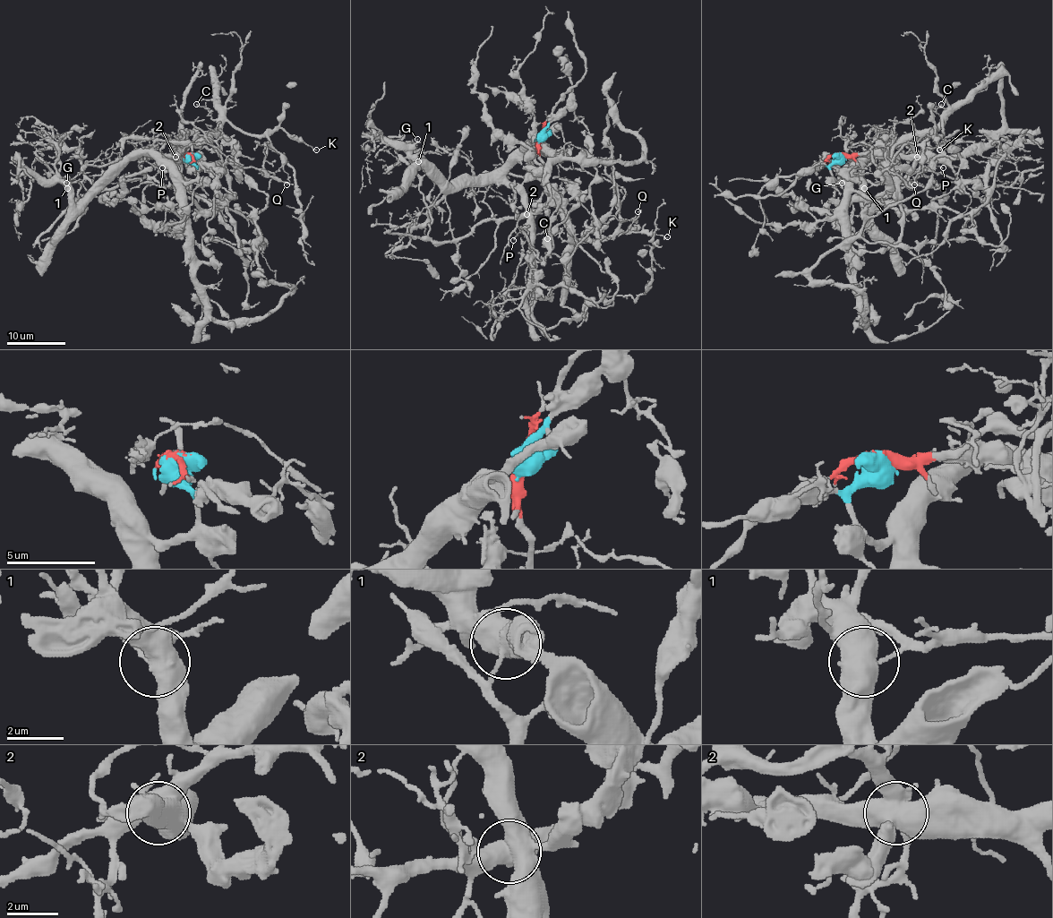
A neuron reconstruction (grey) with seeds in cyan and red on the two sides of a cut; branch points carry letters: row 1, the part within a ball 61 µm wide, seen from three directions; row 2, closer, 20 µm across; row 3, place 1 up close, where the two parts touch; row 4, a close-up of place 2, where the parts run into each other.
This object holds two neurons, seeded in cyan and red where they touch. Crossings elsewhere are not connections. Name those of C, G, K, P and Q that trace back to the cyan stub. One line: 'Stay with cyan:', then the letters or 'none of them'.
Stay with cyan: G, P

